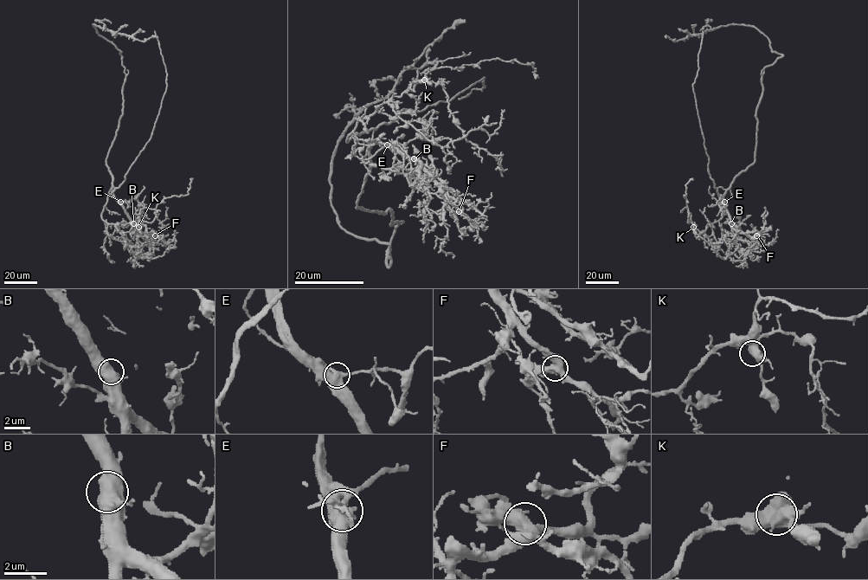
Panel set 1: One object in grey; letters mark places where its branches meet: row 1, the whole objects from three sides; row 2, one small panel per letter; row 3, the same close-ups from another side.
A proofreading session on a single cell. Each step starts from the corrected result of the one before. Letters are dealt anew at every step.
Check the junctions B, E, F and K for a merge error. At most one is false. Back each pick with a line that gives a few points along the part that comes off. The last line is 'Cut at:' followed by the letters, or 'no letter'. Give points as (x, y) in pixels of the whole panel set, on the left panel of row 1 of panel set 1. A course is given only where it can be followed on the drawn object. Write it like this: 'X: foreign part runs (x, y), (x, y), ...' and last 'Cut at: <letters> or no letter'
E: foreign part runs (120, 202), (108, 192), (125, 179), (129, 168), (150, 138), (165, 90), (165, 67), (154, 31)
Cut at: E

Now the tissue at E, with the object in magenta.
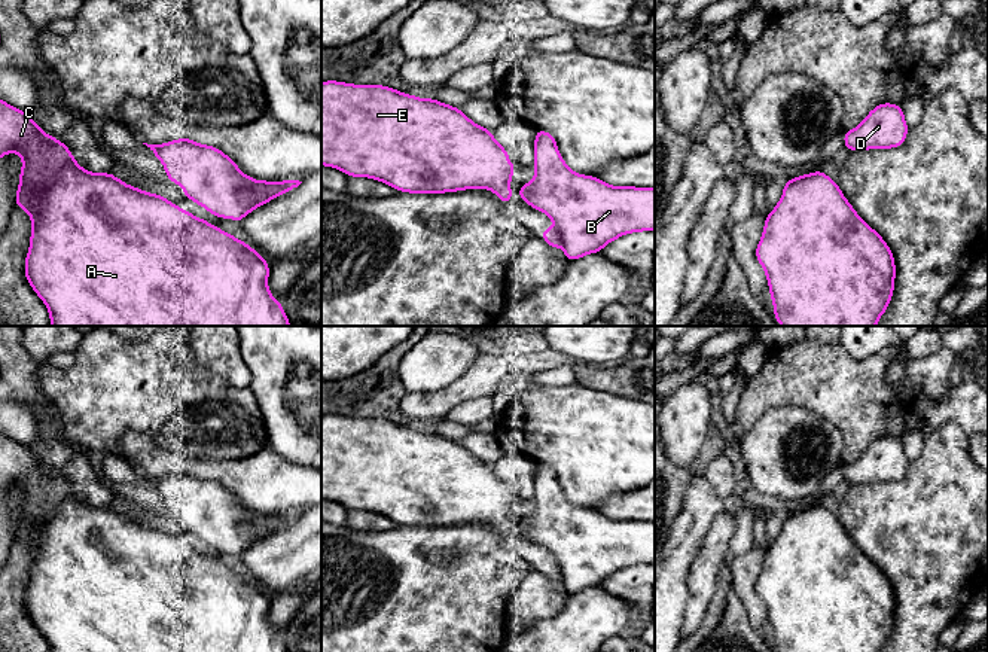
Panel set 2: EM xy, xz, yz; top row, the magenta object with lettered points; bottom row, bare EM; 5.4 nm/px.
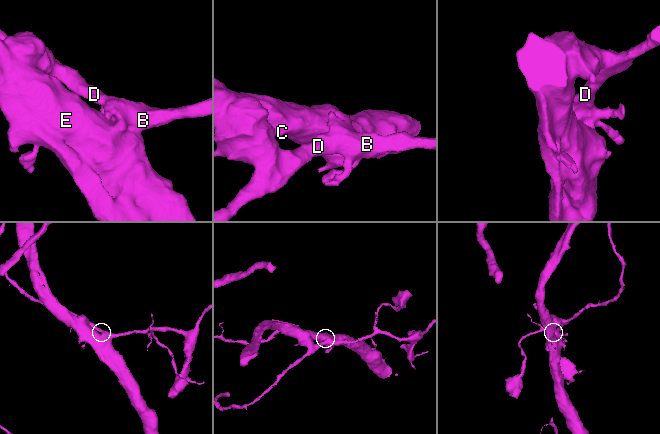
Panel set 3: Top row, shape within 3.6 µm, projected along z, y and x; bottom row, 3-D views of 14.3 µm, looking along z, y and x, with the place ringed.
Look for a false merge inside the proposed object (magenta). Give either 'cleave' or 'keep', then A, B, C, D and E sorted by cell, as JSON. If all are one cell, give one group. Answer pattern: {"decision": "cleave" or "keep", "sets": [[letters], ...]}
{"decision": "cleave", "sets": [["A", "C", "E"], ["B", "D"]]}

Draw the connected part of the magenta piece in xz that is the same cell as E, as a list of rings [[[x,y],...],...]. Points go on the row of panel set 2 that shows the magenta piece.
[[[339,80],[321,82],[321,165],[338,168],[350,177],[368,177],[382,182],[397,192],[446,194],[466,189],[487,189],[507,204],[512,199],[509,188],[516,167],[510,161],[500,170],[478,173],[475,180],[463,183],[463,161],[485,156],[509,156],[509,152],[494,138],[490,128],[475,124],[460,107],[420,98],[385,85],[356,85]]]

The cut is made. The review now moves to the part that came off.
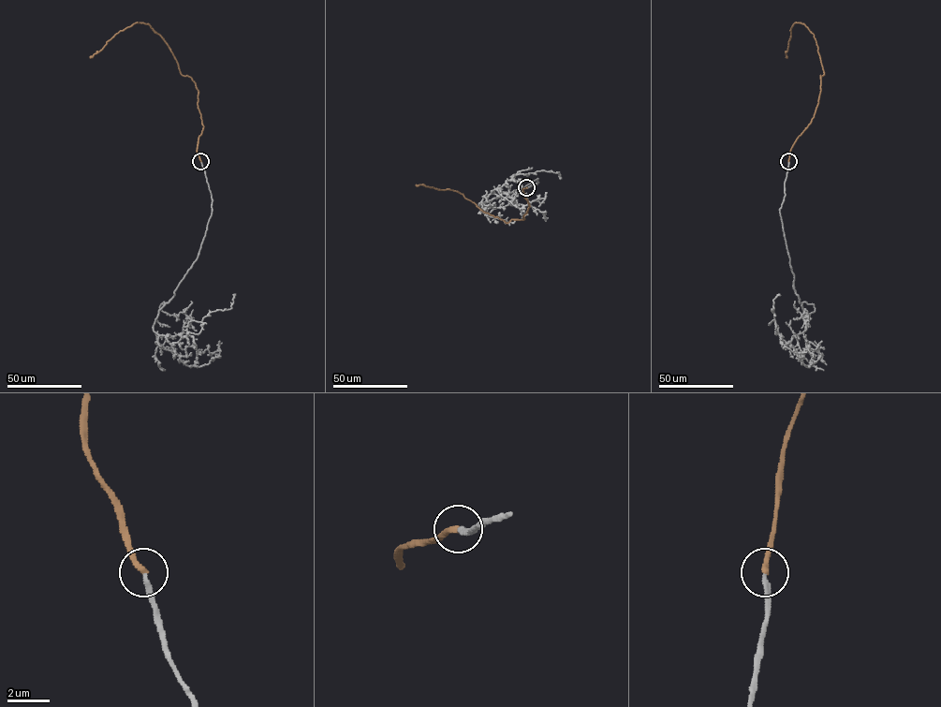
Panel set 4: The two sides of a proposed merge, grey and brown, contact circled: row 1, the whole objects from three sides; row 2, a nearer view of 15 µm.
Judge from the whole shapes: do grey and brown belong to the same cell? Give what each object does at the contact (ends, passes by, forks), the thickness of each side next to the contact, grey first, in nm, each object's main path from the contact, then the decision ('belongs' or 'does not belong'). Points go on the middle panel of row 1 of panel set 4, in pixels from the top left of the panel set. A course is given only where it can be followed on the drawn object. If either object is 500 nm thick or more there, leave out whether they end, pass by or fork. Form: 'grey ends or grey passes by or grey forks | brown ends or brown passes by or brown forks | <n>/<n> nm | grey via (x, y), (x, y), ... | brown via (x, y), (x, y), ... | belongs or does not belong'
grey ends | brown ends | 200/280 nm | grey via (526, 187), (536, 184), (537, 178), (478, 206), (484, 197), (514, 175), (543, 170), (558, 171), (561, 178) | brown via (526, 187), (522, 190), (529, 206), (523, 219), (511, 219), (507, 223), (483, 212), (456, 191), (416, 184) | does not belong

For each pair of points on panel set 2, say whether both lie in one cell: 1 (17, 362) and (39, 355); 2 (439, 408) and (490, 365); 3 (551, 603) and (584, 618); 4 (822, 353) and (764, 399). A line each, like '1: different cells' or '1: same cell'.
1: different cells
2: same cell
3: different cells
4: same cell

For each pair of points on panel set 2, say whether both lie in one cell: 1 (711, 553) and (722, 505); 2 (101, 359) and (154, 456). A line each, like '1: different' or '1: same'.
1: different
2: different

